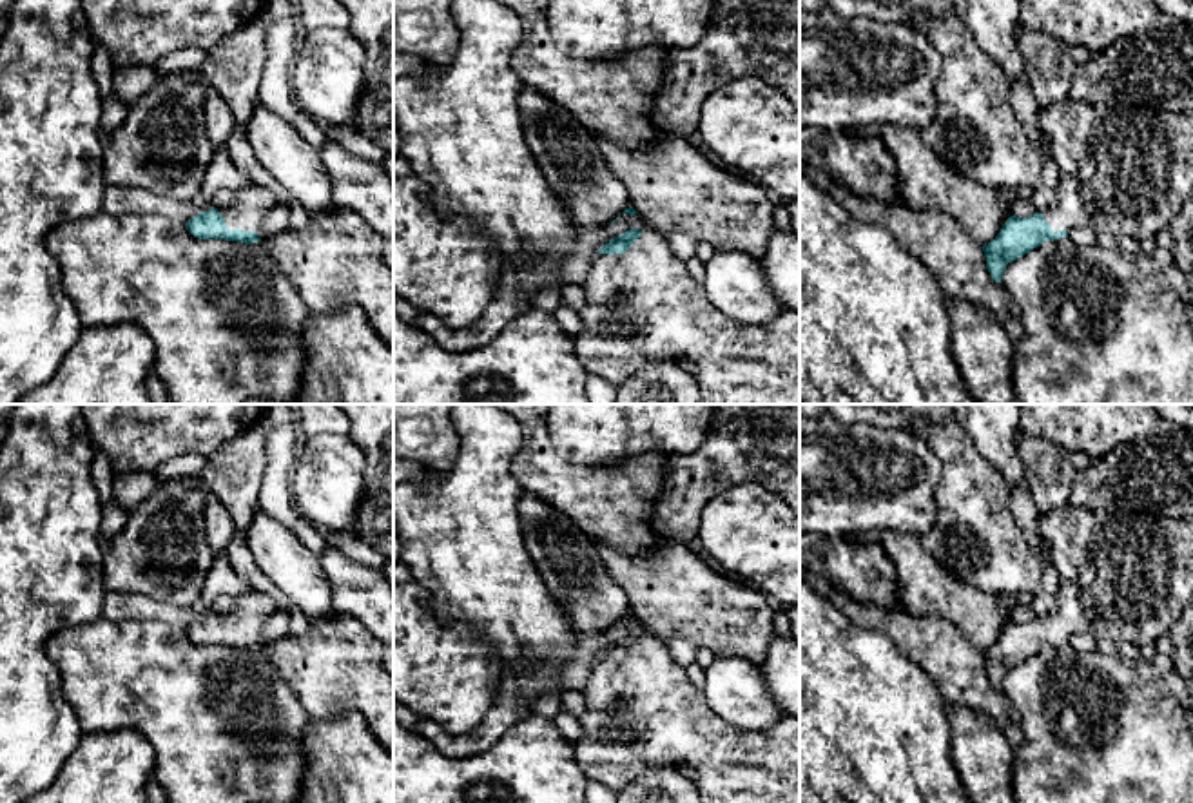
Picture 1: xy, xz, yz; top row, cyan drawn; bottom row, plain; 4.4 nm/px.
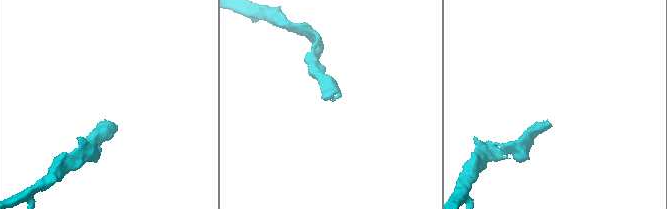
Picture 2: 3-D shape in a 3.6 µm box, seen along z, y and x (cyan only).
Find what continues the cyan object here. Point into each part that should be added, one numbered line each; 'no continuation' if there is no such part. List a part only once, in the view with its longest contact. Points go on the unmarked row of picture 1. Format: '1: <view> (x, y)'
1: xy (249, 611)

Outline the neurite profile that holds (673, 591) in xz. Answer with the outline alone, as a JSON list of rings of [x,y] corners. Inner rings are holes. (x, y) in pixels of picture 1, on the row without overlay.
[[[660,538],[644,555],[626,555],[595,540],[607,575],[626,593],[631,613],[656,636],[682,636],[696,649],[707,647],[714,656],[742,658],[760,665],[772,636],[774,609],[767,595],[752,584],[725,576],[694,555],[685,544]]]

